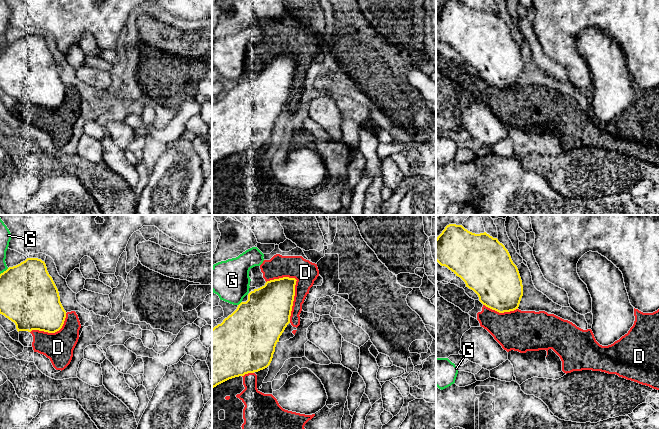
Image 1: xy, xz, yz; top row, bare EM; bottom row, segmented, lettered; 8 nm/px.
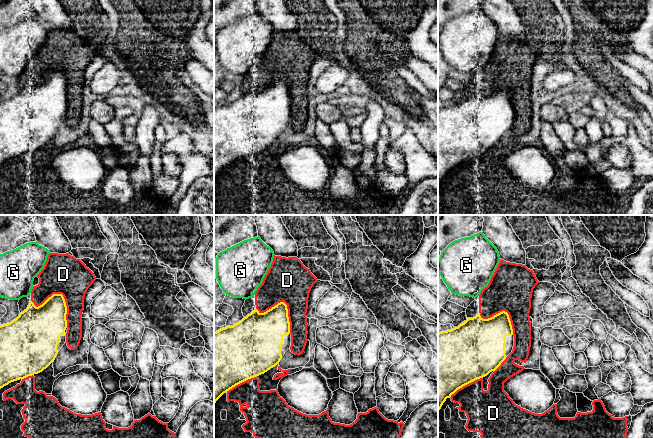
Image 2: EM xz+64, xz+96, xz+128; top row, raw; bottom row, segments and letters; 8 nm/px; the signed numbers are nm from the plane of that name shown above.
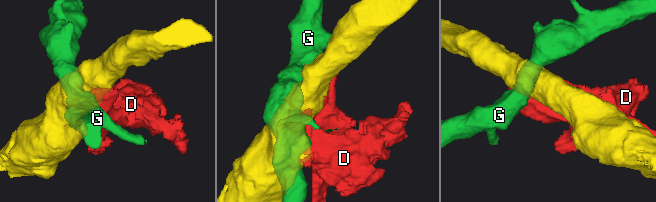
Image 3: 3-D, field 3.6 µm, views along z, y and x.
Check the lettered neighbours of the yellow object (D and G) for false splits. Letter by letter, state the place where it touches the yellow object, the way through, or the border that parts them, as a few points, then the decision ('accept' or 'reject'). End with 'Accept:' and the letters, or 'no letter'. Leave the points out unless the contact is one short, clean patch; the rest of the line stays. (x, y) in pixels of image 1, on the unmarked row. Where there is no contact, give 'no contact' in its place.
D: meets yellow in xz at (294, 63); accept
G: meets yellow in xz at (240, 79); reject
Accept: D

